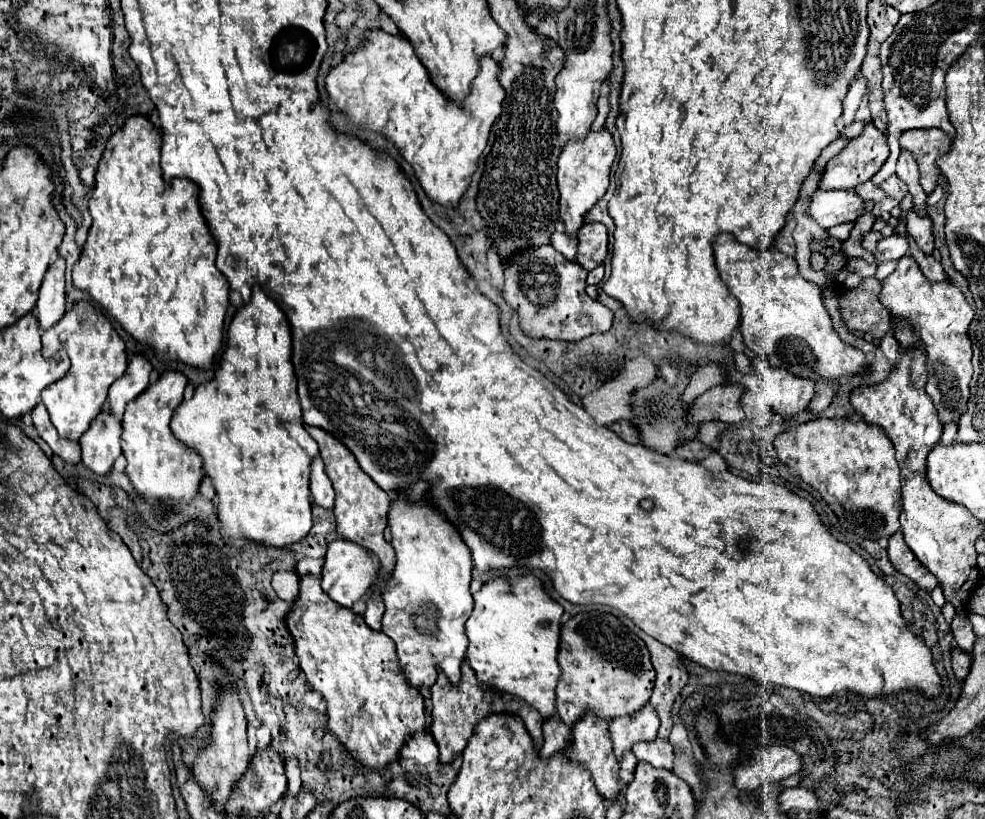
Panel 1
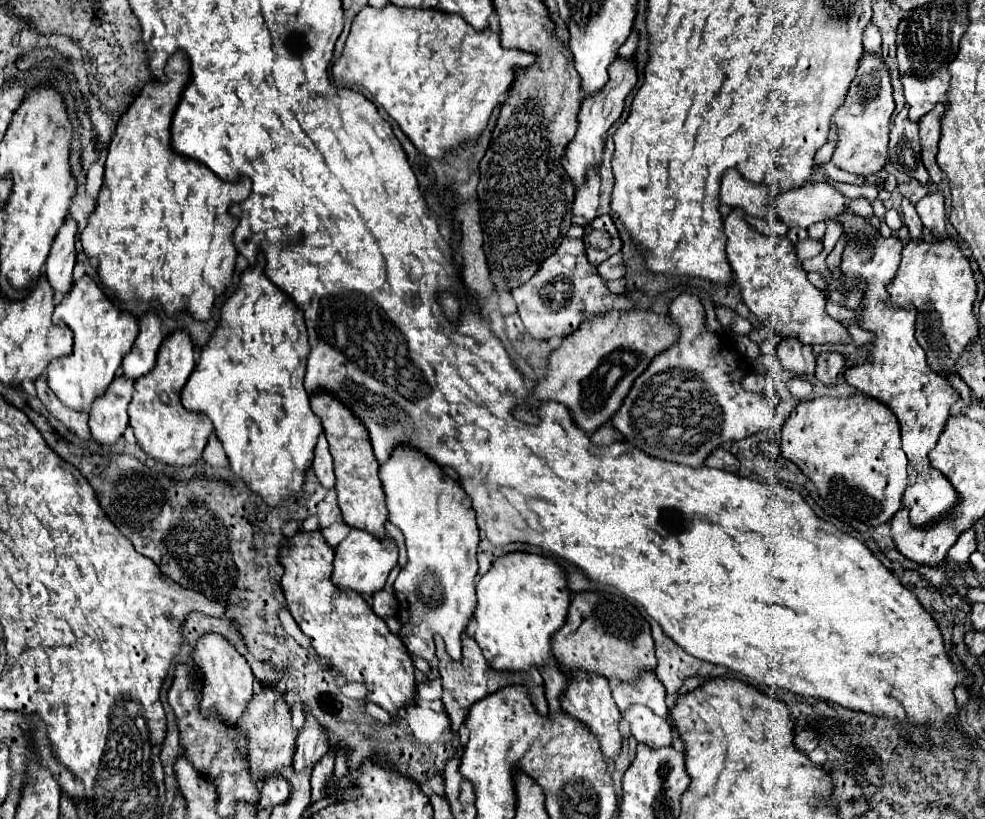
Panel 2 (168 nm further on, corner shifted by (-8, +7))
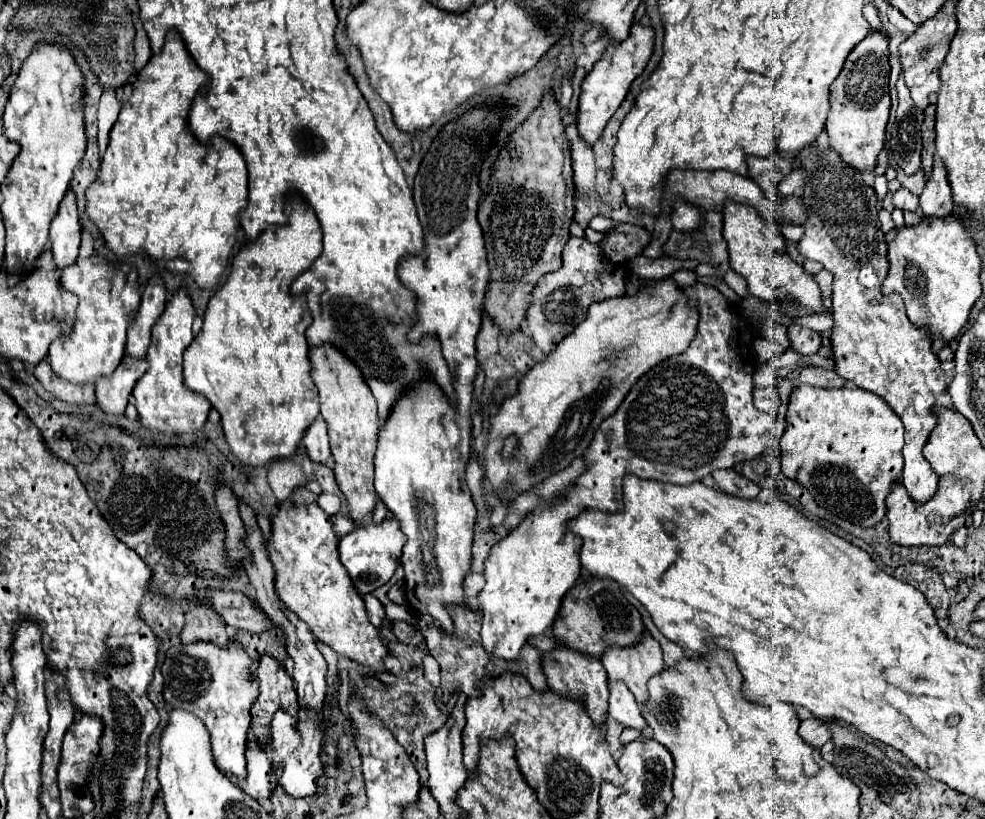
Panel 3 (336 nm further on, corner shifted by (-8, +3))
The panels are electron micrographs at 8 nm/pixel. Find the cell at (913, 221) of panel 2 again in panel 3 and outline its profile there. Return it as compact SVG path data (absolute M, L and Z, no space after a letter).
M903 187L893 195L893 205L899 207L901 211L917 211L917 201L919 201L919 197L915 197L913 193L909 193Z

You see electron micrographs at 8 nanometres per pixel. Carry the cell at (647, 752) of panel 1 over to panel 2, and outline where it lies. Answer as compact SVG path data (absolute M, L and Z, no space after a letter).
M629 707L623 711L623 719L629 723L631 735L649 747L667 747L671 745L671 725L667 719L653 715L649 707Z

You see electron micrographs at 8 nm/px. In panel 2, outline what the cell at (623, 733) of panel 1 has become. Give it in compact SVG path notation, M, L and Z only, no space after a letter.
M645 671L637 683L613 683L613 699L621 711L639 703L649 707L659 717L667 715L665 687L657 679L655 671Z

